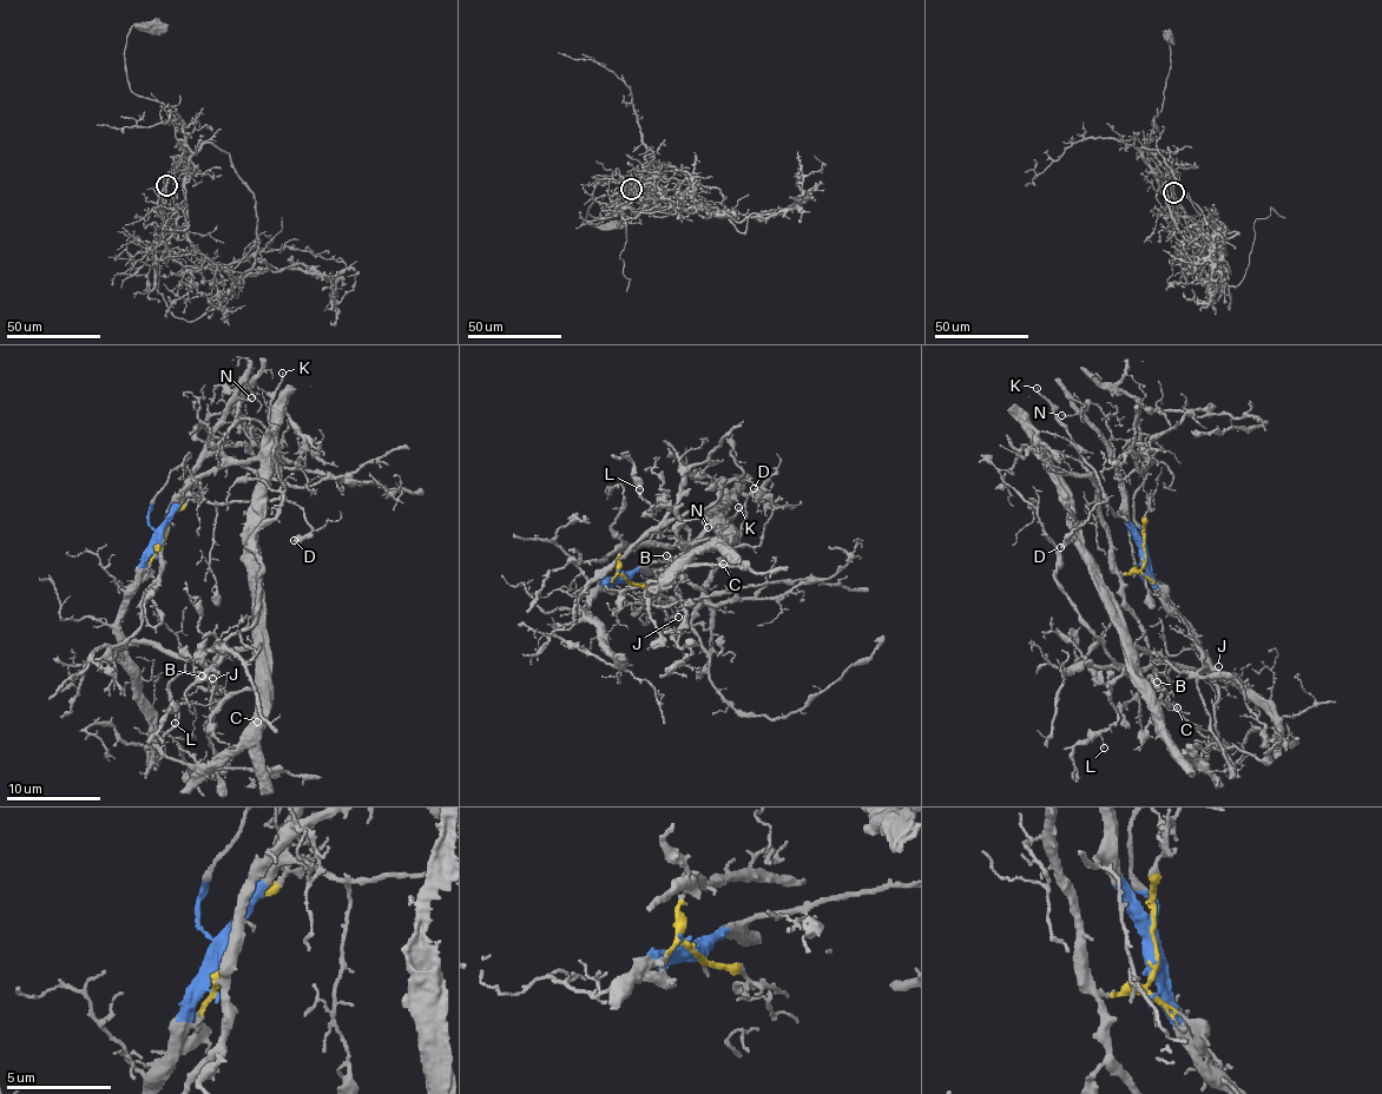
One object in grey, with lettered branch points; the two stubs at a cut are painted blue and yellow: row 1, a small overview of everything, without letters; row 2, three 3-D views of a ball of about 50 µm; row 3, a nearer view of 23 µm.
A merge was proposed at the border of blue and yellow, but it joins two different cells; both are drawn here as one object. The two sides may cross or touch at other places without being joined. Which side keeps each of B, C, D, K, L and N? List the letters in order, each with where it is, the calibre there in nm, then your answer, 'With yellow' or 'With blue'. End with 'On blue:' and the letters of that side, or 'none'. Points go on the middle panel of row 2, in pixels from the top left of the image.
B: Place: (666, 555). Thickness 100 nm. With yellow
C: Place: (723, 564). Thickness 150 nm. With yellow
D: Place: (754, 488). Thickness 380 nm. With blue
K: Place: (738, 507). Thickness 150 nm. With blue
L: Place: (639, 489). Thickness 100 nm. With yellow
N: Place: (708, 527). Thickness 130 nm. With blue
On blue: D, K, N

